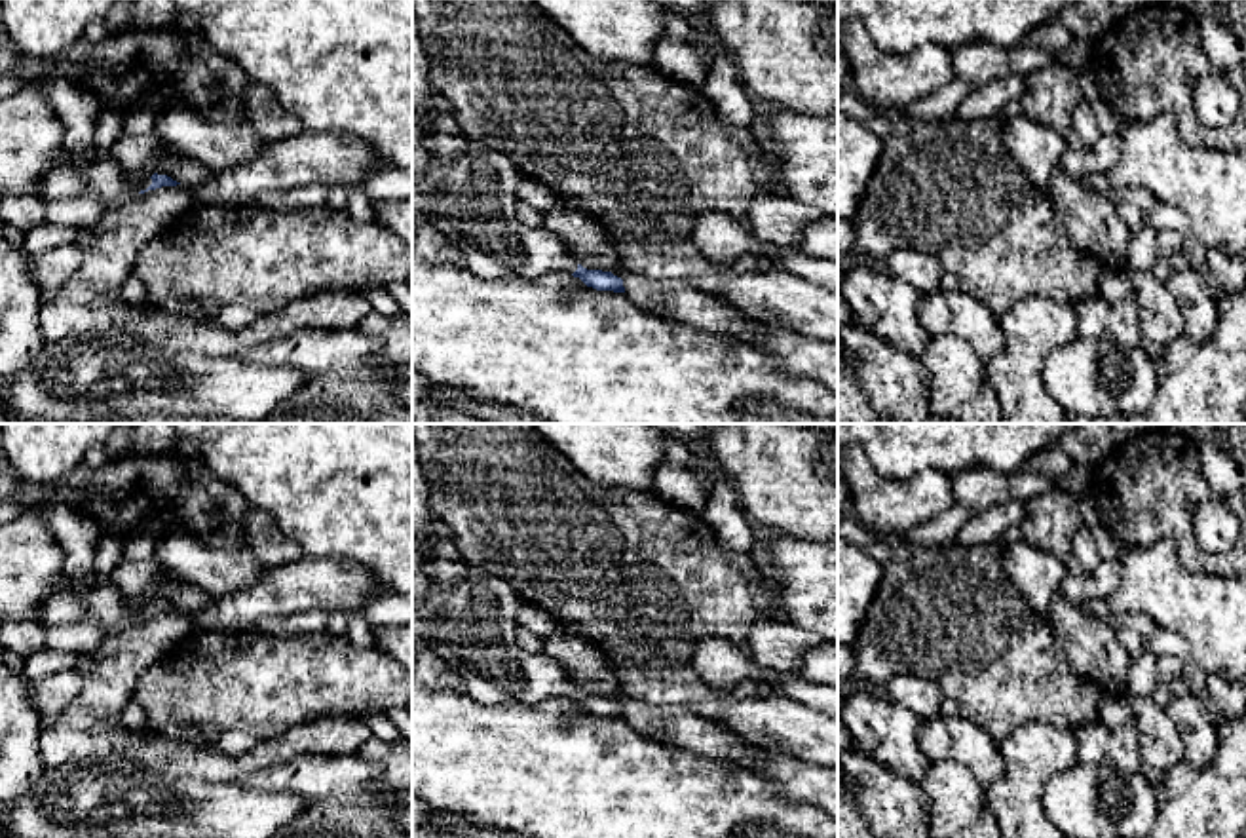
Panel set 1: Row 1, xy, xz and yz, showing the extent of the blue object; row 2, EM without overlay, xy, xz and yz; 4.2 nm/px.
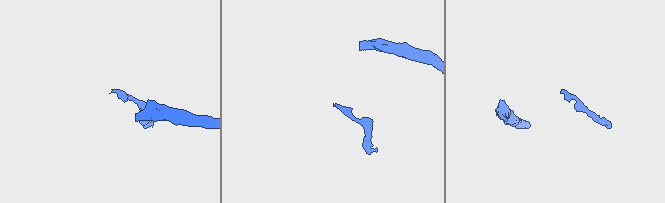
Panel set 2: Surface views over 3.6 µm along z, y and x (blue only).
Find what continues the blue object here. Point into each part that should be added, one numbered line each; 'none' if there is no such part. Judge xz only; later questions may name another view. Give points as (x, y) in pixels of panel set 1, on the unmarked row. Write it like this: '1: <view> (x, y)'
1: xz (468, 616)

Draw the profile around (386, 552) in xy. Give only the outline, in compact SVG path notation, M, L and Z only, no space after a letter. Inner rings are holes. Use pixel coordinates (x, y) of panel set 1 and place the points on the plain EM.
M171 424L177 439L199 445L203 467L220 483L236 488L253 511L270 513L279 532L296 542L304 557L340 555L353 559L378 576L387 591L412 599L412 424Z

